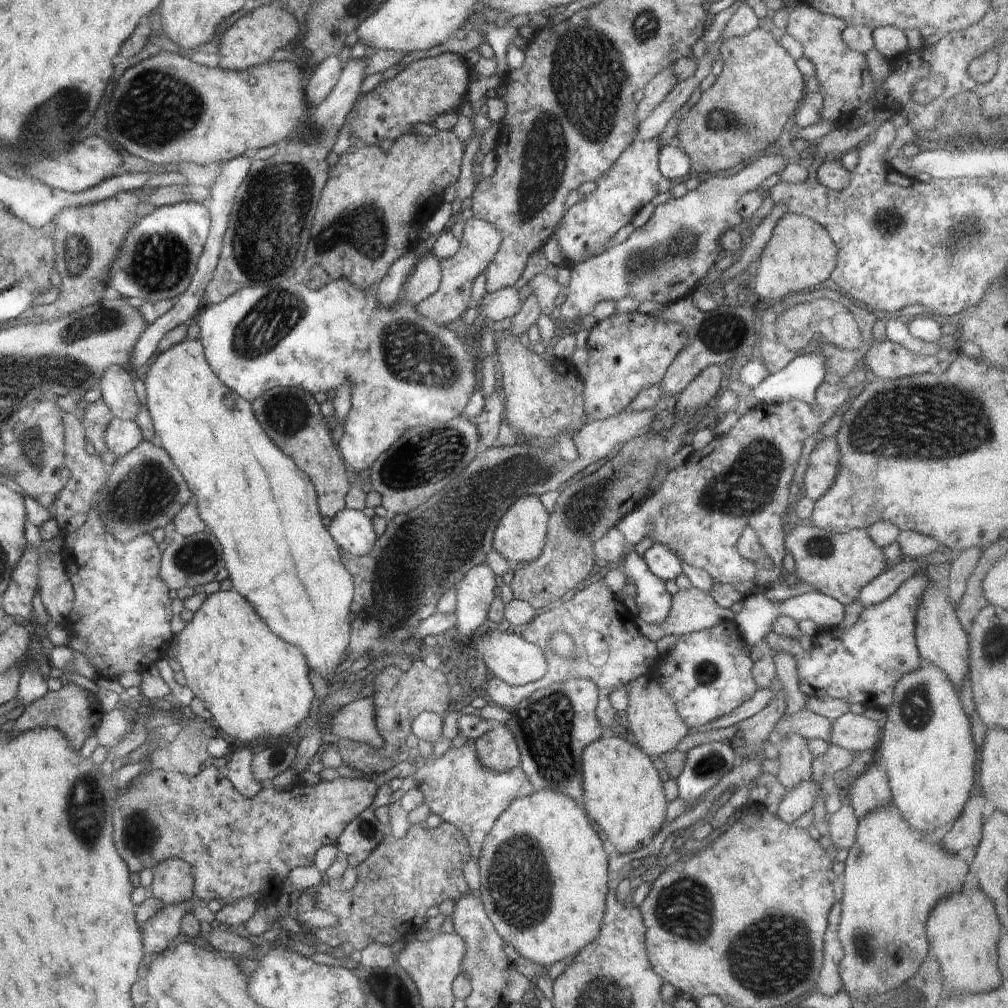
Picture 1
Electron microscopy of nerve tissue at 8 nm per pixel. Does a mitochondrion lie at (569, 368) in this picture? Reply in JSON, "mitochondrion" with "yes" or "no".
{"mitochondrion":"no"}

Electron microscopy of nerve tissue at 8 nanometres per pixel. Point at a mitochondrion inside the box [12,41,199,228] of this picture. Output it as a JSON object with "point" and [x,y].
{"point":[56,113]}

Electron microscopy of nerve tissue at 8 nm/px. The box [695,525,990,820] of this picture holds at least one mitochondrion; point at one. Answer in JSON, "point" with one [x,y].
{"point":[918,711]}

